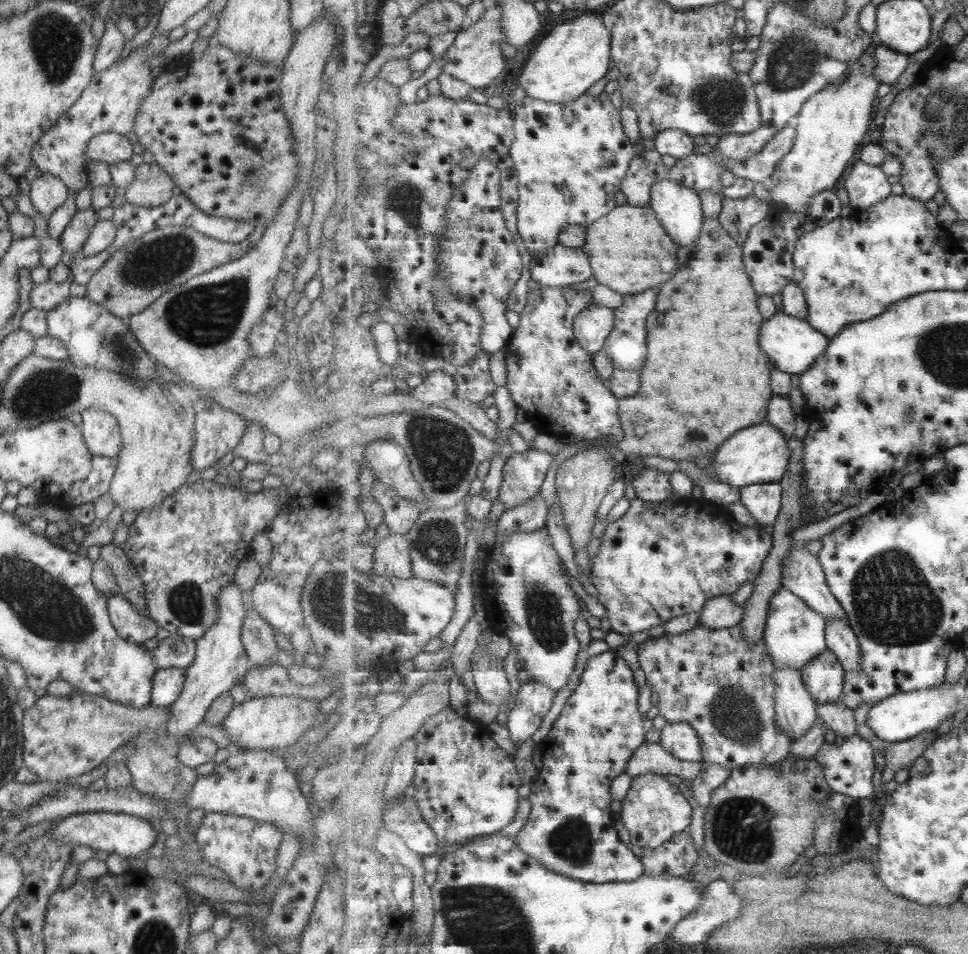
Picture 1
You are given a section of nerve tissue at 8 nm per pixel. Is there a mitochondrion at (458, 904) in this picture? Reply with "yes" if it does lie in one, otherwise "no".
yes

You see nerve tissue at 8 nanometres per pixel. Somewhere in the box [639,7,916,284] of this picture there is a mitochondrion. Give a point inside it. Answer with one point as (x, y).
(792, 59)

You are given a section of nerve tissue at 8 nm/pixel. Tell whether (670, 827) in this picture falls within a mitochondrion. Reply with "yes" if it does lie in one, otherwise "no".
no

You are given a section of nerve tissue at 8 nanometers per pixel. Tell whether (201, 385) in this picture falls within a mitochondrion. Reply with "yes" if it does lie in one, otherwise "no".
no

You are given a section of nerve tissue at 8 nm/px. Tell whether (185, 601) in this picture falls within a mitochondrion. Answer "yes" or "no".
yes

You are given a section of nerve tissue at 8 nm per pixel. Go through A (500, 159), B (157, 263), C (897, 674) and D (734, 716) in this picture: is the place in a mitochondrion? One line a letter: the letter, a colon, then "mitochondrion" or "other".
A: other
B: mitochondrion
C: other
D: mitochondrion

